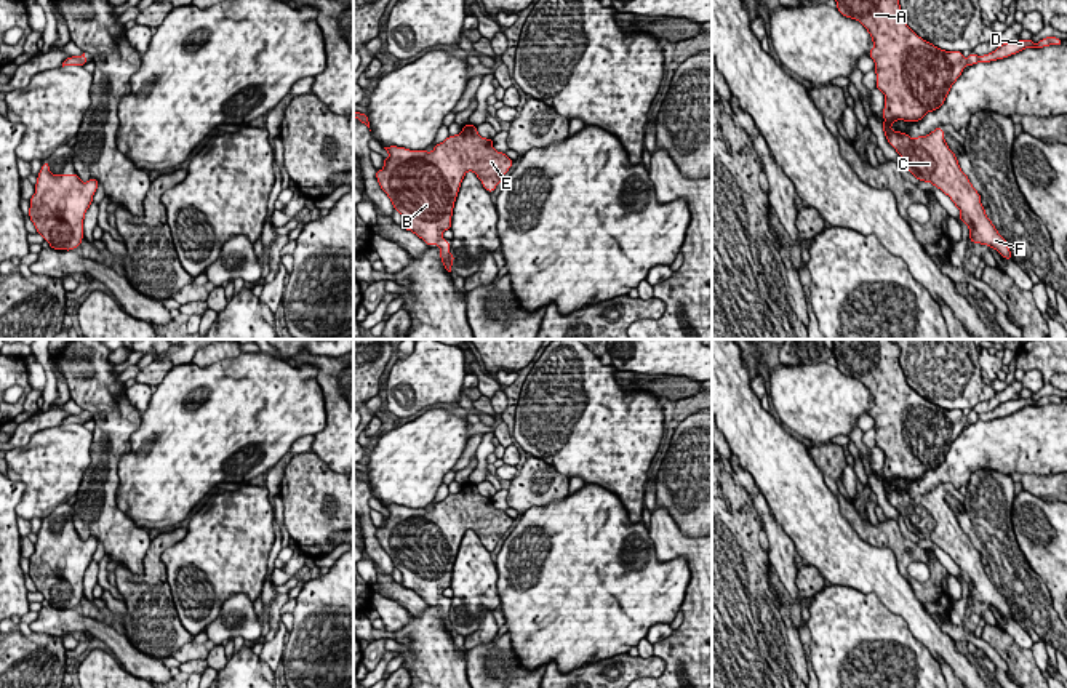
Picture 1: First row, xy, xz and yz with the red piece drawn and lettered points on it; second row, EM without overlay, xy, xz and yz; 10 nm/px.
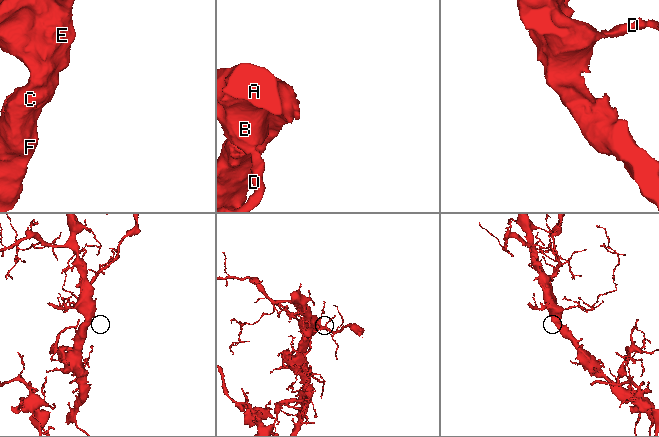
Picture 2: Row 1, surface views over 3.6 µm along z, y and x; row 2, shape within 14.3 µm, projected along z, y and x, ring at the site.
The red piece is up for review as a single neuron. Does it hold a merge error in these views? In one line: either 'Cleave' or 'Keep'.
Keep

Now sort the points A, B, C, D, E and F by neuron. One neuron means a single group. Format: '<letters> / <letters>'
A B C D E F

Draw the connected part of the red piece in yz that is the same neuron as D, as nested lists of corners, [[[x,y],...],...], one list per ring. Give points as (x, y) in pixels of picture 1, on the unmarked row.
[[[832,339],[832,342],[837,368],[843,374],[859,379],[872,395],[873,406],[869,410],[869,414],[875,421],[877,448],[885,453],[883,491],[886,499],[902,515],[909,531],[912,531],[918,539],[929,539],[950,555],[950,558],[960,568],[960,579],[969,587],[969,598],[973,602],[987,603],[989,606],[997,608],[1005,618],[1013,618],[1008,600],[998,592],[993,581],[985,573],[985,566],[981,562],[982,555],[973,546],[968,534],[961,530],[955,512],[949,507],[944,498],[942,485],[936,486],[926,494],[912,498],[902,490],[893,490],[891,483],[897,478],[912,482],[920,480],[928,470],[939,467],[945,461],[952,443],[957,440],[966,424],[1005,418],[1029,405],[1061,405],[1062,398],[1057,395],[1046,395],[1038,402],[1033,402],[1032,397],[1008,400],[989,413],[977,414],[976,411],[971,411],[968,416],[965,416],[961,410],[945,410],[934,405],[933,402],[918,395],[905,382],[905,376],[899,363],[901,349],[896,342],[891,342],[889,339]]]

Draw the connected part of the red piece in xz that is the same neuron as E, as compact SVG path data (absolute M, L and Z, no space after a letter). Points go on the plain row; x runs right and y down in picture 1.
M470 482L459 493L437 502L432 510L397 504L384 507L389 515L384 517L384 526L376 530L381 547L402 573L403 587L429 605L437 603L440 618L451 632L454 614L442 592L451 587L454 560L466 531L475 531L491 552L514 518L498 510L493 498L482 496Z

